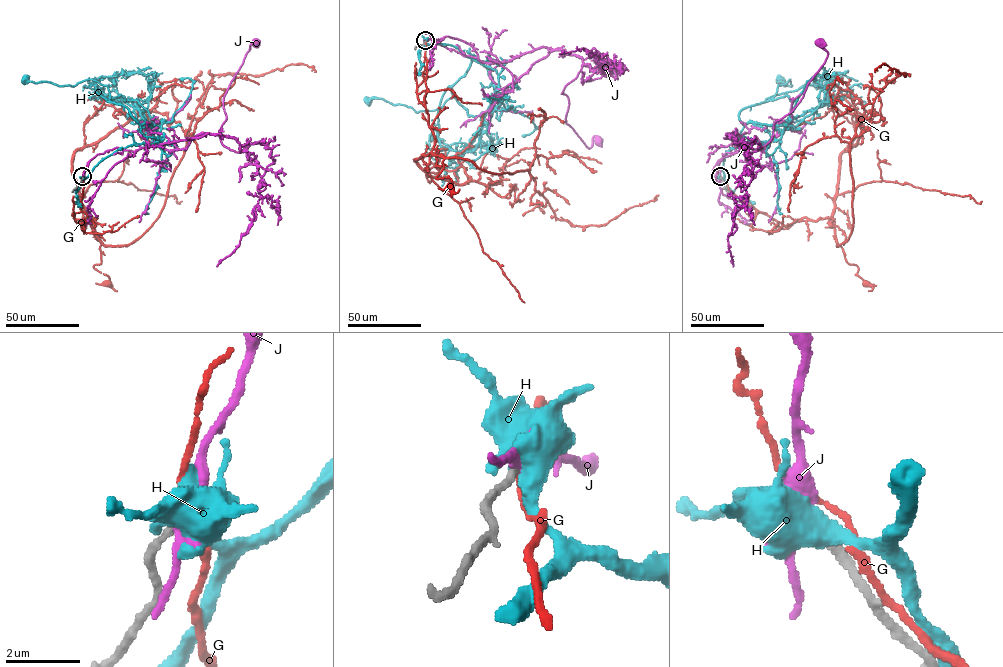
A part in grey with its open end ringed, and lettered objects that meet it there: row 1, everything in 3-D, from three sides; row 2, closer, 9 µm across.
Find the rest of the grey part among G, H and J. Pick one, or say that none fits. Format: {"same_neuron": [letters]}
{"same_neuron": []}

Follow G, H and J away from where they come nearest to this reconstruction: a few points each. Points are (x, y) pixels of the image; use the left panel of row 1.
G: (82, 177), (74, 218), (83, 228), (92, 219), (101, 243), (93, 267), (107, 284)
H: (82, 177), (121, 148), (152, 144), (151, 128), (110, 102), (108, 87), (92, 79), (70, 86), (24, 80)
J: (82, 177), (116, 147), (209, 133), (240, 151), (219, 130), (255, 43)

